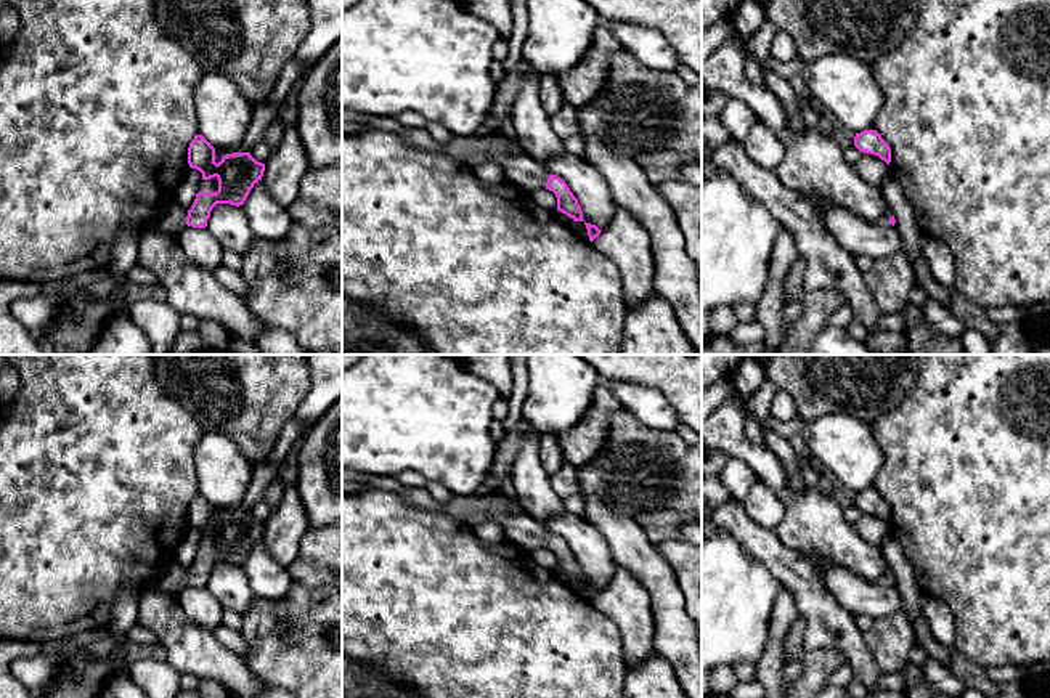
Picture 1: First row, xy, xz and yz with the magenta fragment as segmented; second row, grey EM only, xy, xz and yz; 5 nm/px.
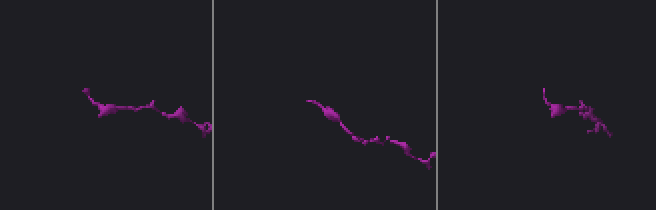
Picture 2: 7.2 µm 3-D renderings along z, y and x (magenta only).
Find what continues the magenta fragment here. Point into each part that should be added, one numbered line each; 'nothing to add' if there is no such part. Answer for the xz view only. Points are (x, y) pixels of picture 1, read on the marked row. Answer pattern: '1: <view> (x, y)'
1: xz (519, 169)

